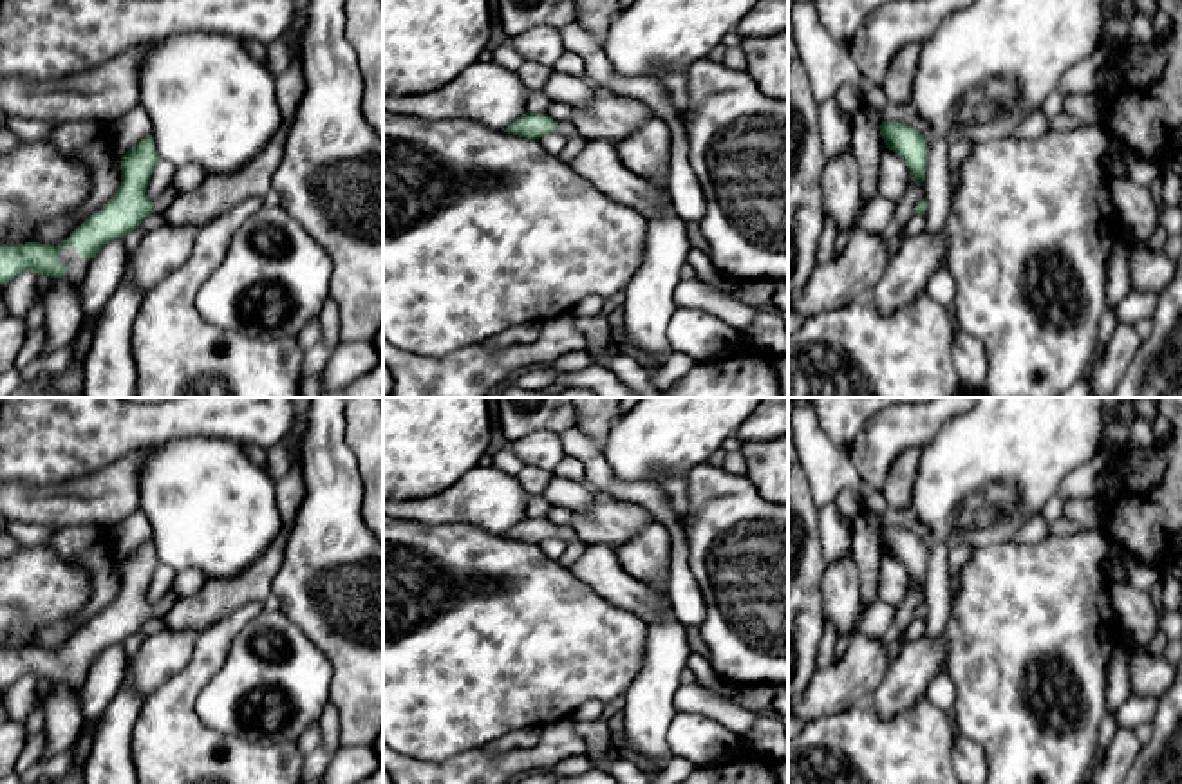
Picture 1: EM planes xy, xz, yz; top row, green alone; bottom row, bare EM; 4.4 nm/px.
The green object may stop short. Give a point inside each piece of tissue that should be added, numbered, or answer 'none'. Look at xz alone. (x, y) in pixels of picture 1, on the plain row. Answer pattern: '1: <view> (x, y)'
1: xz (566, 533)

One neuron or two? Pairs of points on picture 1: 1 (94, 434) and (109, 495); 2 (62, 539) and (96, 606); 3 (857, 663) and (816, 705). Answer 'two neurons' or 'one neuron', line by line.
1: two neurons
2: one neuron
3: one neuron

